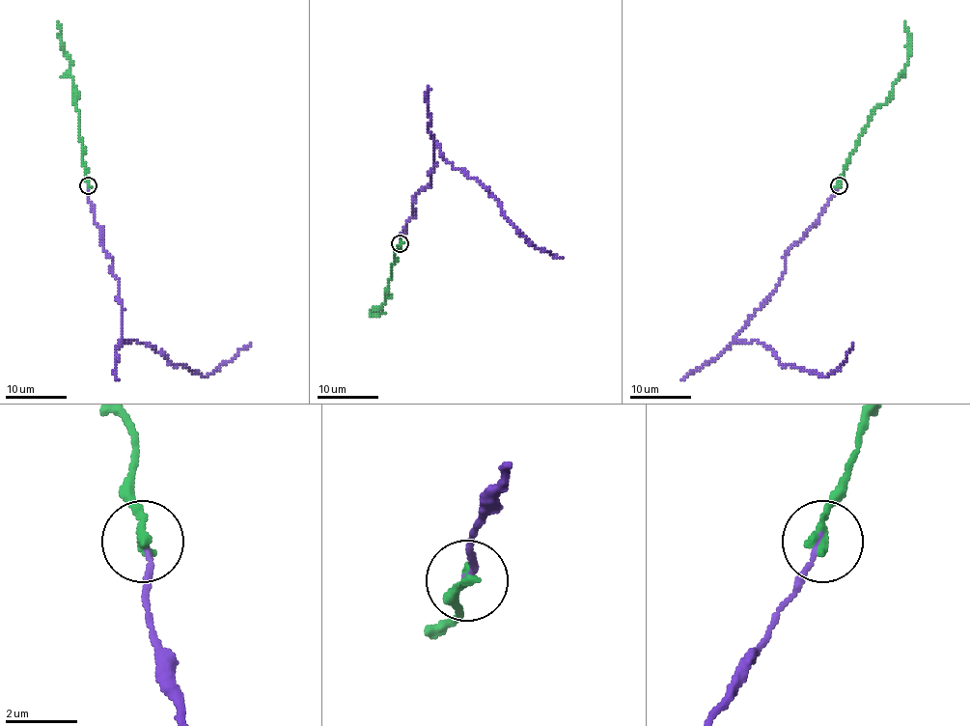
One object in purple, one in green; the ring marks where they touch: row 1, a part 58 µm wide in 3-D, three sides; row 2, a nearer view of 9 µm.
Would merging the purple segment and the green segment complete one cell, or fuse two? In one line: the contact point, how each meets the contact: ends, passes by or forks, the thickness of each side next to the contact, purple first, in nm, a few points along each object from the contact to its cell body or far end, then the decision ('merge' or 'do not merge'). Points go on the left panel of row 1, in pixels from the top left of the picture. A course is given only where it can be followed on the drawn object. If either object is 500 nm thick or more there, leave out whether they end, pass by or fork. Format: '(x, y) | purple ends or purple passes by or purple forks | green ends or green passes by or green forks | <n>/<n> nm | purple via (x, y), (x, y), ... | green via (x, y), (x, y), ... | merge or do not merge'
(88, 185) | purple ends | green ends | 140/280 nm | purple via (87, 186), (101, 246), (120, 283), (121, 339), (138, 341), (204, 376), (250, 344) | green via (87, 186), (78, 132), (79, 114), (75, 101), (73, 79), (69, 71), (70, 59), (63, 51), (58, 22) | merge

